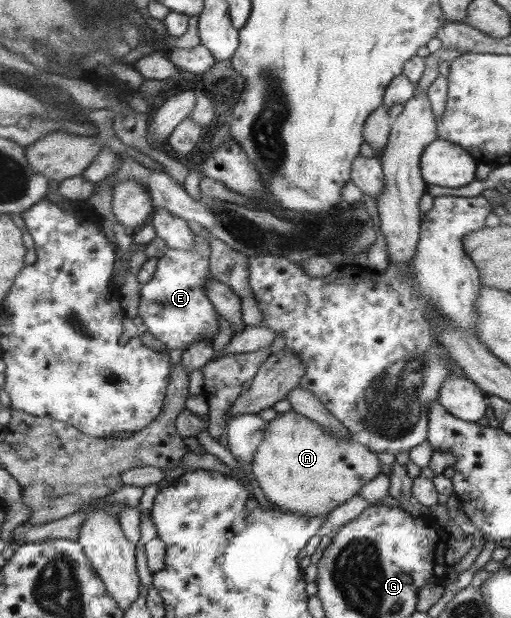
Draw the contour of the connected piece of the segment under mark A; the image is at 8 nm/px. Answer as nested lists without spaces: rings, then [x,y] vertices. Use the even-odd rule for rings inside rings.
[[[290,409],[277,413],[272,420],[266,422],[263,438],[254,450],[249,468],[269,502],[279,509],[314,517],[326,516],[335,507],[351,498],[366,482],[379,474],[379,465],[381,463],[376,454],[367,447],[355,442],[349,436],[342,441],[309,417]]]

